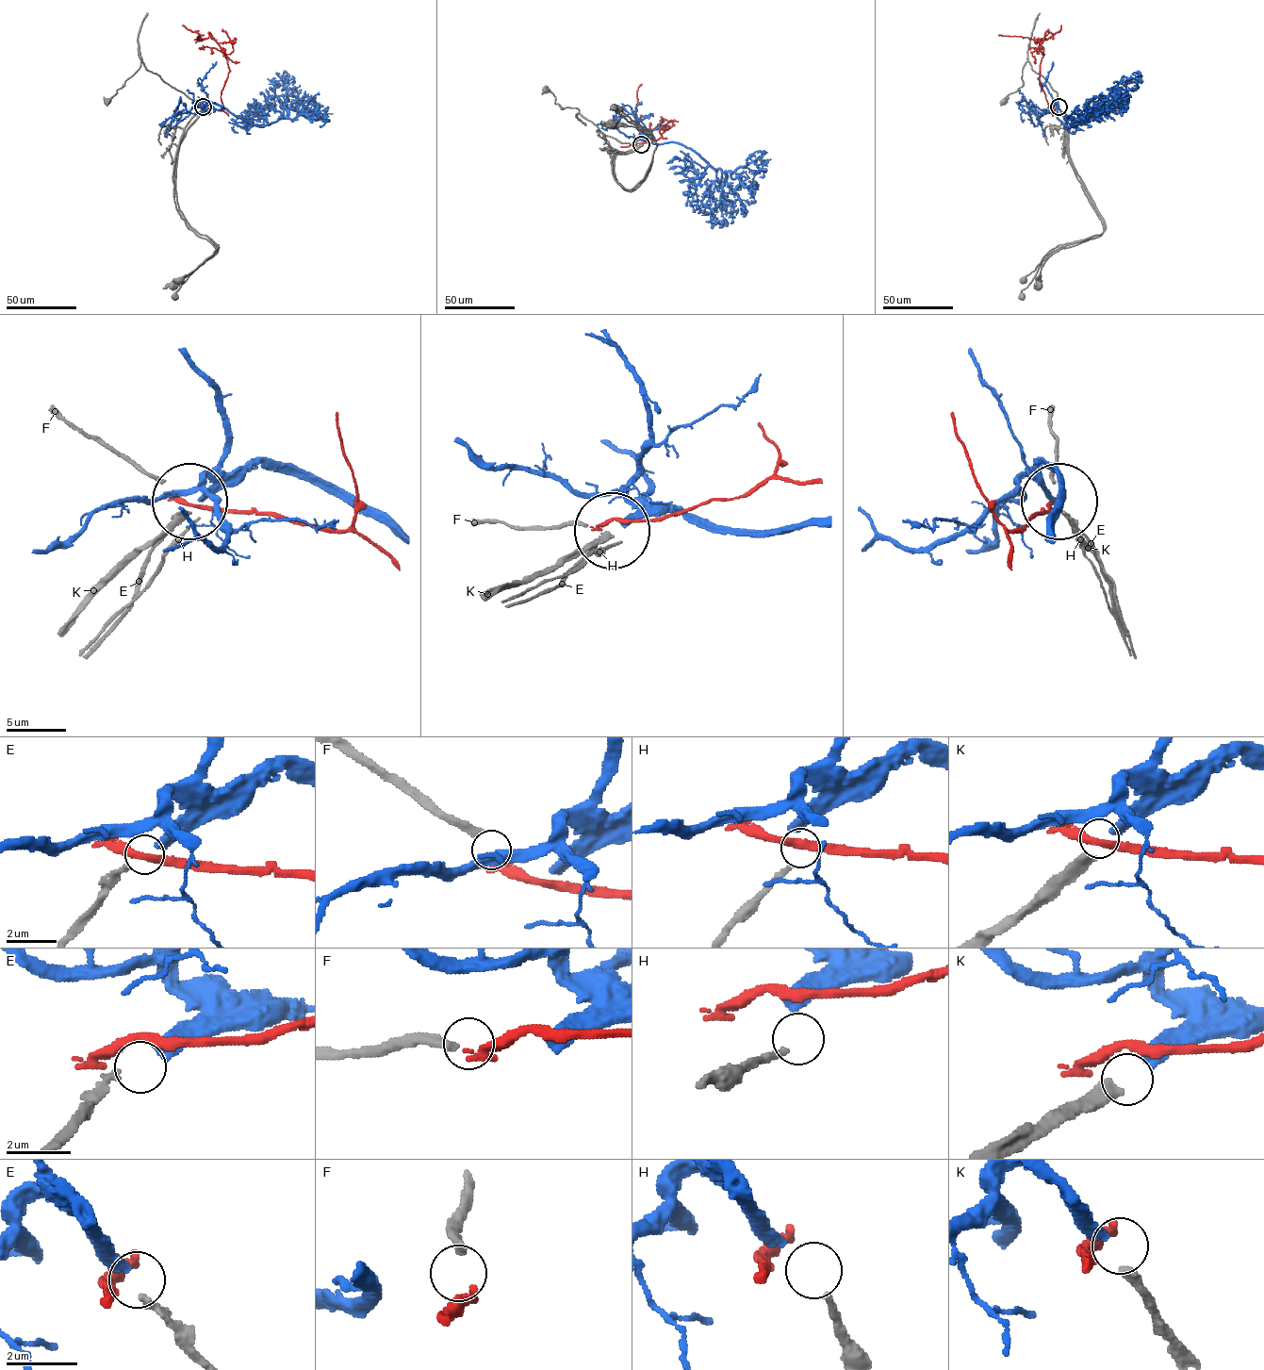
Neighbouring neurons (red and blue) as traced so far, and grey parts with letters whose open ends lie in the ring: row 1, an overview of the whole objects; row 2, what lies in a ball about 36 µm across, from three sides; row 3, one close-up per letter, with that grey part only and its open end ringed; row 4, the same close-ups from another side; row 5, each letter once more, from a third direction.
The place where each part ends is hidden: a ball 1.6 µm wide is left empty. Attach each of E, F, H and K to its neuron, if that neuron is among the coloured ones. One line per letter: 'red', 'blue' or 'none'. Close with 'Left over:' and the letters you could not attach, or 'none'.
E: none
F: red
H: none
K: blue
Left over: E, H

